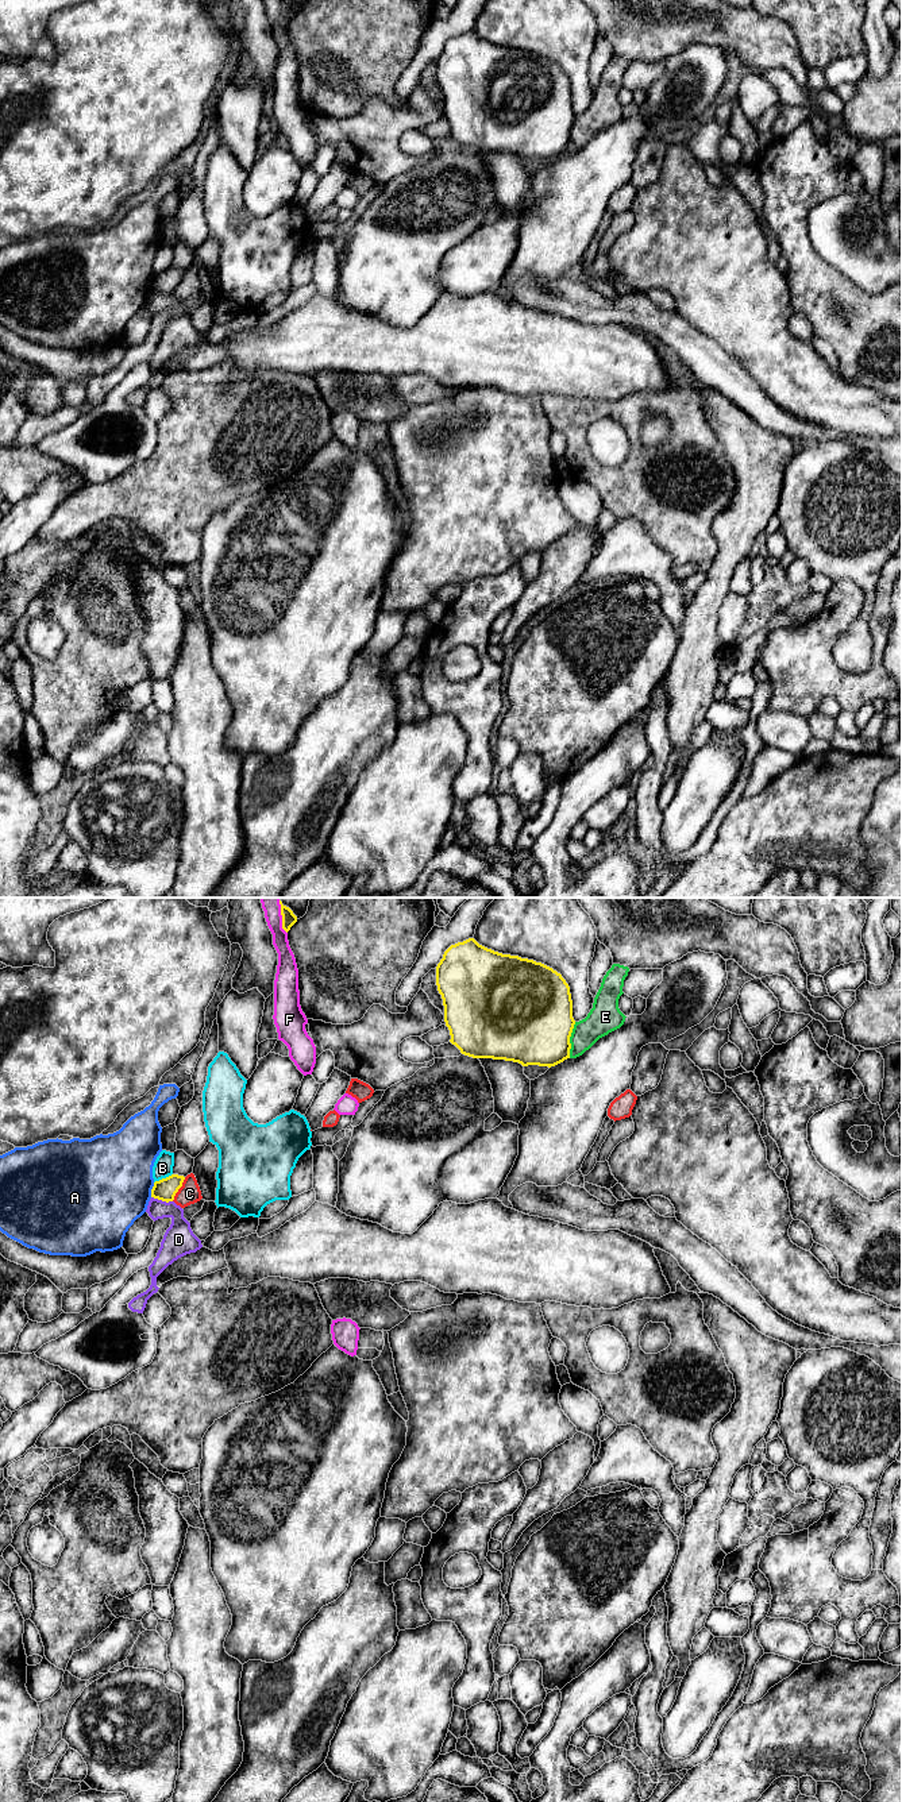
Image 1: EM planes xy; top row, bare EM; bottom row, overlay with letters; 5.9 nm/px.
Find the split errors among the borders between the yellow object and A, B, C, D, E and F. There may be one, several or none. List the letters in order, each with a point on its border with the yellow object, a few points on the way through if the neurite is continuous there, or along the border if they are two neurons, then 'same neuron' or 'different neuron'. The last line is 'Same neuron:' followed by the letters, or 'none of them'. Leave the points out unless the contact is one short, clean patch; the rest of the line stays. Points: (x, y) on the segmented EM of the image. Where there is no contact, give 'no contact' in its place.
A: xy (151, 1189) | different neuron
B: xy (162, 1179) | along xy (172, 1173), (154, 1183) | different neuron
C: xy (178, 1188) | different neuron
D: xy (162, 1200) | along xy (151, 1196), (172, 1202) | different neuron
E: xy (569, 1040) | different neuron
F: xy (282, 917) | different neuron
Same neuron: none of them

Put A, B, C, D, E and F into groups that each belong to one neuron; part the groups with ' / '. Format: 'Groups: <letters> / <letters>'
Groups: A / B / C / D / E / F

